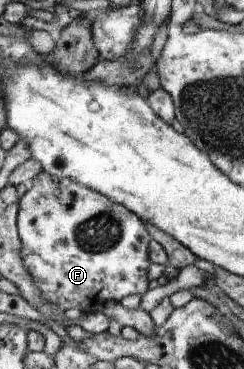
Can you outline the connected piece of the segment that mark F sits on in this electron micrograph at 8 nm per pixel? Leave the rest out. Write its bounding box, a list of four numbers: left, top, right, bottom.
[18,173,153,311]

